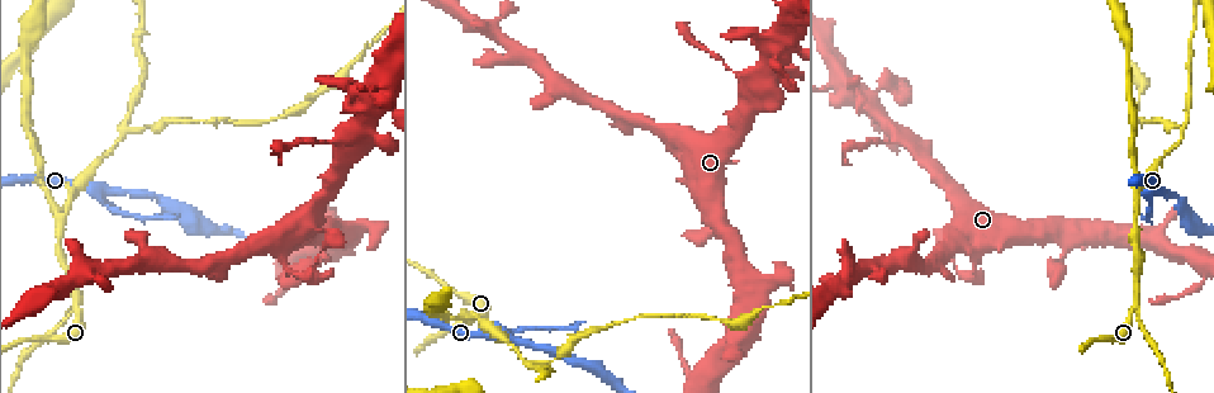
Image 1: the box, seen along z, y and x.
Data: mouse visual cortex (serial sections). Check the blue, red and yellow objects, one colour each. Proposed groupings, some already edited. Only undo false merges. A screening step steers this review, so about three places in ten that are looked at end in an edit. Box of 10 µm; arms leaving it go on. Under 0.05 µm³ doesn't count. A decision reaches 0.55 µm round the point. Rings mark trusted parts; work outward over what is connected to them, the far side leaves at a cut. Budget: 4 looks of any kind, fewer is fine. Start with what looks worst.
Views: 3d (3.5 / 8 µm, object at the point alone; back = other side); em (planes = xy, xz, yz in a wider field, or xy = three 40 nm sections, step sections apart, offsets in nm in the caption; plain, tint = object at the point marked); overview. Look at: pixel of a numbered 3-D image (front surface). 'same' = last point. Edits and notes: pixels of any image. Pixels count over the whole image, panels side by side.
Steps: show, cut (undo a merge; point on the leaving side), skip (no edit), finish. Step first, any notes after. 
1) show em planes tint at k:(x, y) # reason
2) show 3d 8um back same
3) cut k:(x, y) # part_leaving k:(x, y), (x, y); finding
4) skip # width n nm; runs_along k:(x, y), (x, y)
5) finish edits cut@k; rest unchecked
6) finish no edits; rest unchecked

show 3d 3.5um at 1:(529, 363) # a fork

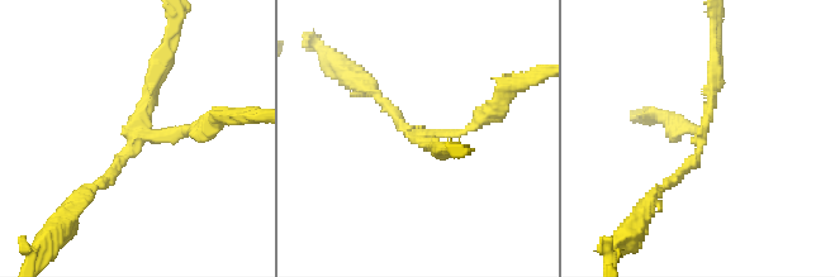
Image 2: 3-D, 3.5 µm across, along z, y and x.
cut 2:(683, 129) # arm_widths 150, 150, 150 nm; two cells meet here

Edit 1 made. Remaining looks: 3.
show 3d 3.5um back at 1:(467, 315) # side arm on a straight run

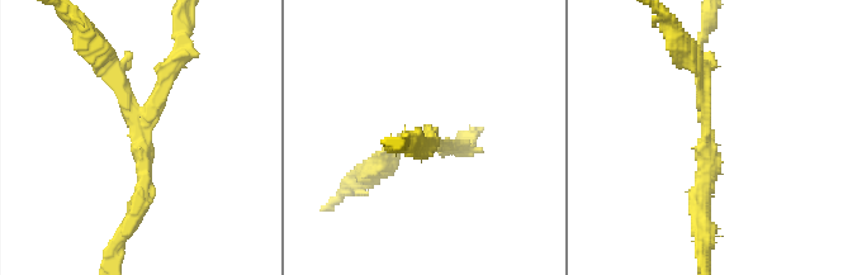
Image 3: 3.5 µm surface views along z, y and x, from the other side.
show em xy step 5 plain at 3:(707, 124)

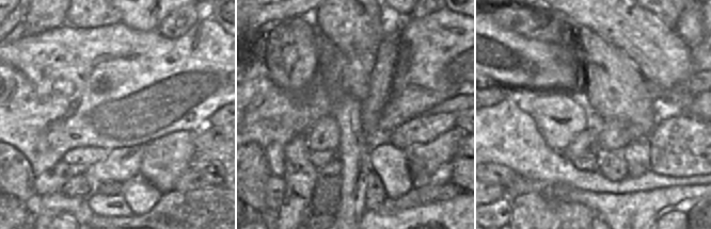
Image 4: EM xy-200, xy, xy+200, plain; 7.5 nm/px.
show em xy step 5 tint same

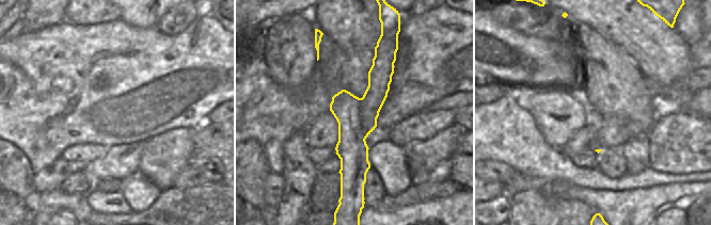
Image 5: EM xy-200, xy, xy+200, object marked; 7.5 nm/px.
cut 3:(170, 72) # arm_widths 150, 150, 200 nm; a second cell is stuck on

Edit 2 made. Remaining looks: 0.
finish edits cut@2, cut@3; rest unchecked

